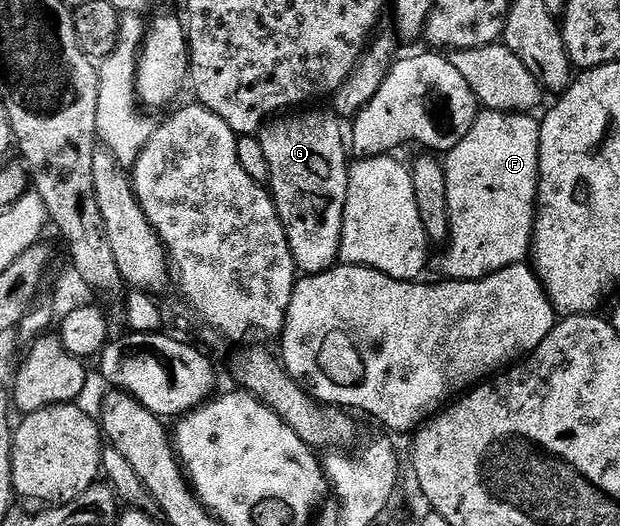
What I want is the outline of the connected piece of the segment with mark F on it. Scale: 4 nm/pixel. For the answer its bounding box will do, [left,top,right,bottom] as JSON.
[441,110,540,281]

